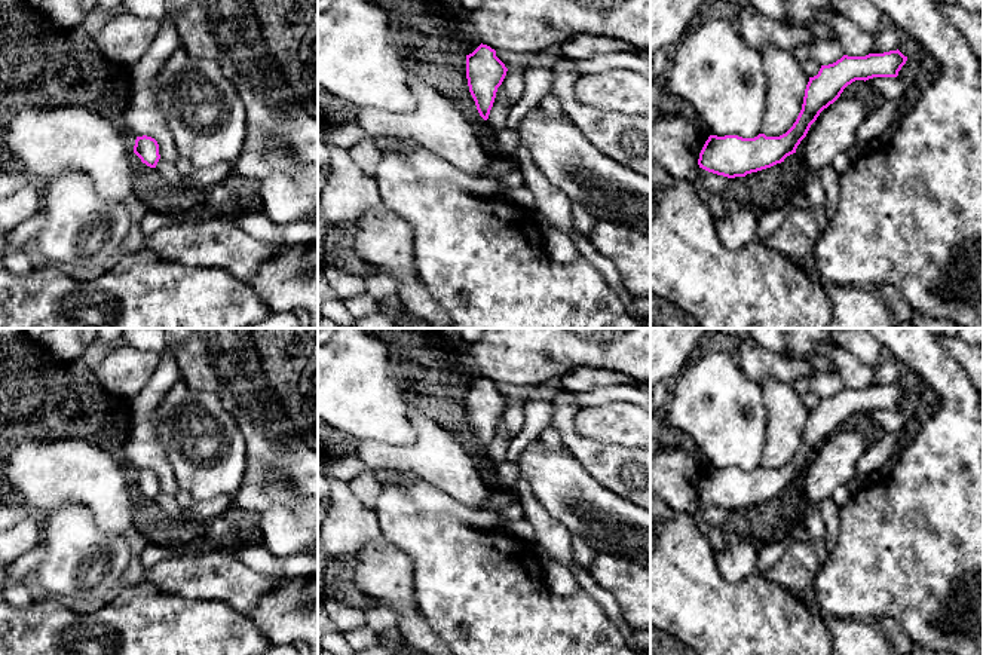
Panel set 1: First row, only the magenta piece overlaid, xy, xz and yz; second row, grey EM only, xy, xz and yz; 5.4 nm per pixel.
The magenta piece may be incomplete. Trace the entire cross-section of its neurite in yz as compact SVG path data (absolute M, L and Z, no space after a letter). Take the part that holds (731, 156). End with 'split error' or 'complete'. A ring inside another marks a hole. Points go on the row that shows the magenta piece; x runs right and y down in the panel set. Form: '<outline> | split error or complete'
M897 49L866 56L843 55L833 64L821 65L818 74L809 77L802 110L786 134L780 137L759 134L754 138L710 135L699 153L699 168L735 178L784 162L787 156L796 153L820 113L833 104L848 85L873 77L897 77L906 61L907 56Z | complete

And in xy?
M147 135L137 137L134 153L150 168L156 168L160 159L157 141Z | complete

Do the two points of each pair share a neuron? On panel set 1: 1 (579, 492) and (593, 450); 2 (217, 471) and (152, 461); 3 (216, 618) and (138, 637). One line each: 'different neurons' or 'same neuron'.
1: different neurons
2: different neurons
3: same neuron

